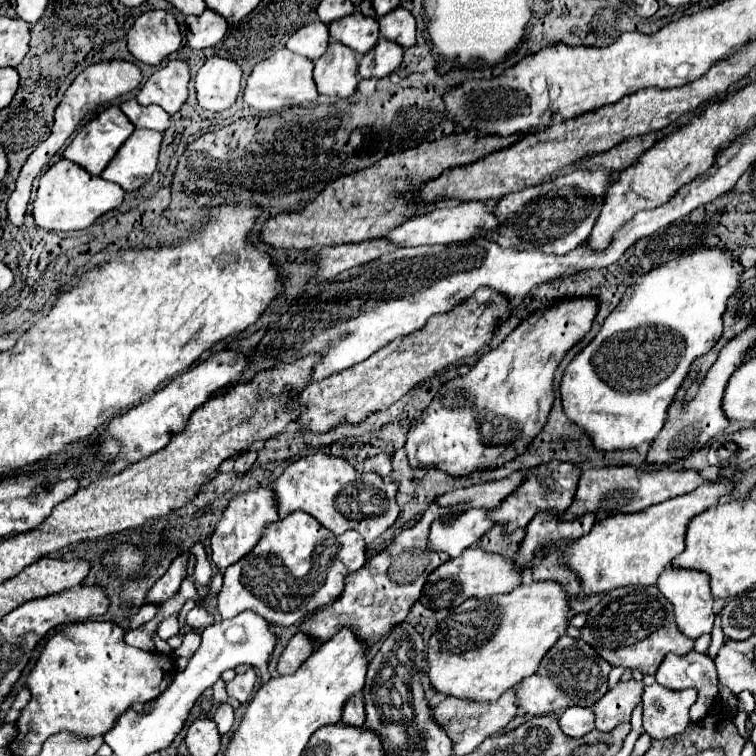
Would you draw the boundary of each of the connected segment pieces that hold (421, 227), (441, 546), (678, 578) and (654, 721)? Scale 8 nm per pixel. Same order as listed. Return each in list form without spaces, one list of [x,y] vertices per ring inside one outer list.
[[[463,202],[463,204],[445,204],[435,208],[431,214],[421,218],[411,218],[403,222],[399,228],[389,232],[389,240],[401,248],[409,246],[423,246],[423,244],[455,244],[479,238],[481,232],[497,230],[499,222],[493,214],[493,208],[485,202]]]
[[[473,508],[465,510],[465,514],[459,514],[455,520],[433,522],[429,540],[435,550],[443,550],[455,558],[465,548],[477,544],[481,536],[493,528],[493,524],[495,522],[489,518],[489,510]]]
[[[665,570],[659,580],[657,586],[661,590],[661,594],[673,604],[673,614],[675,614],[675,622],[677,628],[691,640],[699,638],[701,634],[709,634],[713,628],[713,596],[709,594],[709,578],[705,578],[705,574],[697,572],[697,570]]]
[[[659,684],[647,686],[643,692],[643,730],[651,738],[671,738],[683,734],[689,726],[689,708],[695,704],[695,690],[673,692]]]

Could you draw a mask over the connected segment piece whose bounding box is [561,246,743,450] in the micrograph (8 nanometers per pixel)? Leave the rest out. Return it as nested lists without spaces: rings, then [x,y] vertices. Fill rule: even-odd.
[[[715,246],[715,248],[705,248],[705,250],[695,250],[693,254],[687,254],[687,256],[679,256],[667,264],[661,264],[659,268],[653,268],[651,272],[639,276],[635,280],[633,286],[627,288],[623,300],[619,302],[619,306],[607,316],[607,320],[603,322],[599,334],[571,360],[571,364],[567,366],[565,374],[563,374],[563,380],[561,380],[561,398],[563,398],[563,412],[567,414],[569,420],[573,420],[577,426],[581,426],[593,440],[595,448],[599,450],[625,450],[625,448],[637,448],[645,442],[653,442],[655,436],[661,432],[665,420],[667,420],[667,410],[677,394],[677,390],[681,388],[691,364],[701,358],[703,354],[707,354],[715,344],[717,340],[721,338],[723,334],[723,314],[727,310],[727,300],[737,292],[737,286],[739,286],[739,278],[743,274],[743,266],[735,260],[733,252],[729,250],[723,250],[721,246]]]

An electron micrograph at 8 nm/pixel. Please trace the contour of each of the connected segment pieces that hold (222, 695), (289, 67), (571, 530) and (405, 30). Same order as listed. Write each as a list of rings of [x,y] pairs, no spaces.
[[[219,678],[215,684],[213,684],[213,698],[219,702],[219,704],[229,704],[229,706],[233,706],[233,708],[239,708],[239,702],[235,702],[233,698],[229,698],[227,696],[227,692],[225,692],[225,682]]]
[[[281,48],[271,58],[259,62],[254,67],[251,75],[247,78],[243,98],[251,108],[255,108],[259,112],[275,112],[275,110],[281,110],[285,106],[297,106],[303,102],[311,102],[319,96],[317,88],[313,86],[311,74],[313,74],[311,60],[289,52],[287,48]]]
[[[551,510],[539,512],[527,526],[525,540],[519,548],[519,566],[531,566],[533,564],[533,552],[539,548],[549,548],[553,542],[559,540],[577,540],[595,524],[595,514],[583,514],[575,520],[563,520],[559,514],[553,514]]]
[[[399,6],[397,10],[381,16],[377,22],[383,38],[397,42],[403,48],[409,48],[415,44],[415,18],[411,16],[409,10]]]

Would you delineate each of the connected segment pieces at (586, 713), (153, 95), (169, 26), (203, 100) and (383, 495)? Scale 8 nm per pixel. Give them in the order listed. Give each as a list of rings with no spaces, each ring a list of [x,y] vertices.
[[[567,708],[561,718],[559,718],[559,726],[561,730],[571,736],[571,738],[581,738],[585,736],[587,732],[593,730],[593,724],[595,724],[595,716],[589,708]]]
[[[171,60],[165,68],[157,70],[139,90],[137,102],[143,106],[157,104],[167,114],[175,114],[187,100],[189,66],[183,60]]]
[[[171,12],[141,14],[127,34],[127,50],[143,64],[157,66],[181,46],[179,24]]]
[[[209,58],[195,76],[197,102],[203,110],[223,112],[235,104],[239,94],[241,68],[227,58]]]
[[[311,452],[297,462],[293,462],[273,484],[271,488],[279,498],[279,518],[295,510],[311,514],[319,524],[329,528],[333,534],[345,530],[357,530],[365,544],[371,544],[381,536],[399,516],[399,506],[395,500],[397,484],[387,482],[373,472],[357,472],[339,456],[329,456],[323,452]]]

